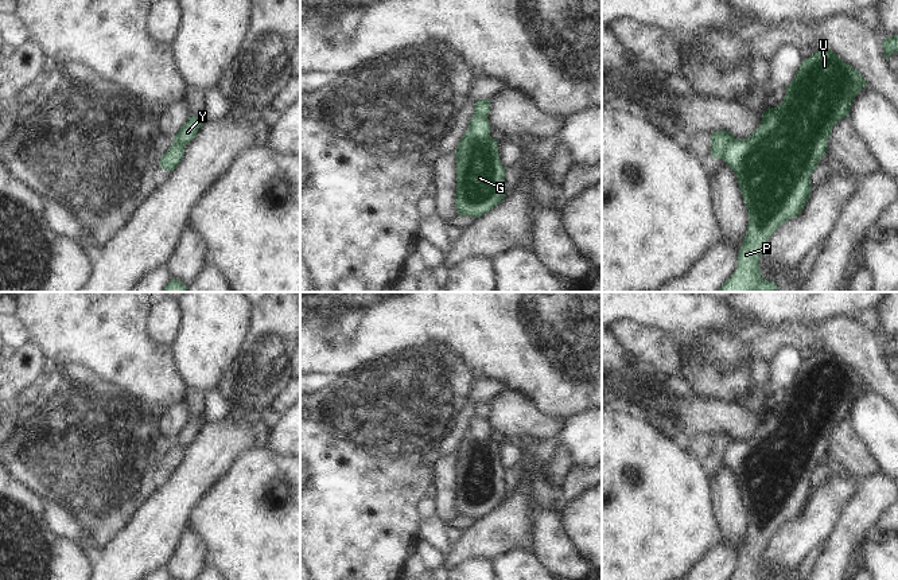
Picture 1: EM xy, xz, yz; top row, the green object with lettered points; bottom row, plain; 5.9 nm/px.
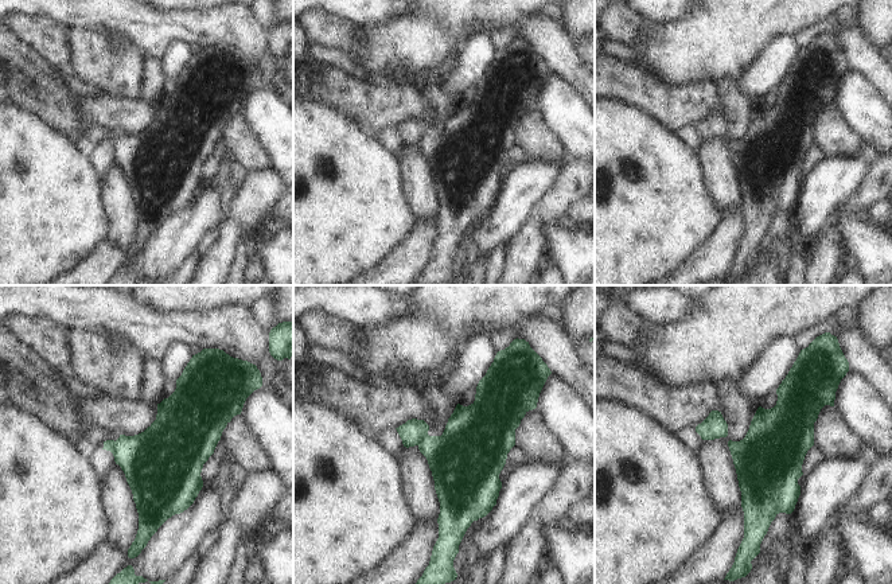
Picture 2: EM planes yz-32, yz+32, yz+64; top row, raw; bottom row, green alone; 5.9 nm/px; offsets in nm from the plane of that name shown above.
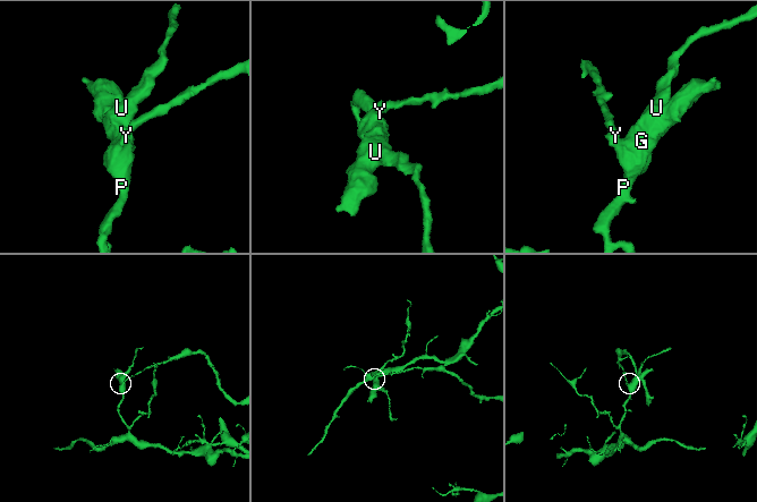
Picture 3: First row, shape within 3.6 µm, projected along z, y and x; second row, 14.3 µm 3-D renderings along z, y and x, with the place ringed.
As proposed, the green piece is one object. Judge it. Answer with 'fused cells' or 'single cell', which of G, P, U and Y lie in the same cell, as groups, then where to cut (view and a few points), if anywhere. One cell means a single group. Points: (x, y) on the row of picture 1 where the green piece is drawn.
fused cells | G P U / Y | yz (734, 137), (722, 158)

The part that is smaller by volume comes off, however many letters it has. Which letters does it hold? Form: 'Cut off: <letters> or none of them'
Cut off: Y

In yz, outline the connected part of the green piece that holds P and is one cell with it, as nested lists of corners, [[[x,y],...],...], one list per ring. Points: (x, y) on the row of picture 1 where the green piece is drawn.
[[[817,50],[802,61],[792,83],[786,86],[784,101],[777,108],[769,106],[763,112],[759,126],[747,139],[734,139],[728,144],[723,161],[734,170],[738,178],[749,223],[738,253],[738,266],[718,292],[777,292],[777,283],[761,276],[758,261],[773,233],[804,210],[813,188],[810,175],[819,160],[828,152],[832,129],[840,120],[848,117],[854,98],[863,86],[867,86],[867,82],[856,69],[840,59],[832,50]]]

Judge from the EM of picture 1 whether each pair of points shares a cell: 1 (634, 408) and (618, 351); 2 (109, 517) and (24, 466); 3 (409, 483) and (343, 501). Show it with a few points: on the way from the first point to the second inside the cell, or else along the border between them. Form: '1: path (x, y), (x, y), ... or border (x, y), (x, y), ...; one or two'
1: path (625, 394), (617, 385), (617, 365); one
2: path (88, 495), (58, 466), (46, 466); one
3: path (393, 485), (372, 501), (360, 501); one

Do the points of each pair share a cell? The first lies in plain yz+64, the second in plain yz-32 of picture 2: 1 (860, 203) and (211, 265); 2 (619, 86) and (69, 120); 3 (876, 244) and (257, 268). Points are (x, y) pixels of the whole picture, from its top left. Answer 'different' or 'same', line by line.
1: same
2: different
3: different

